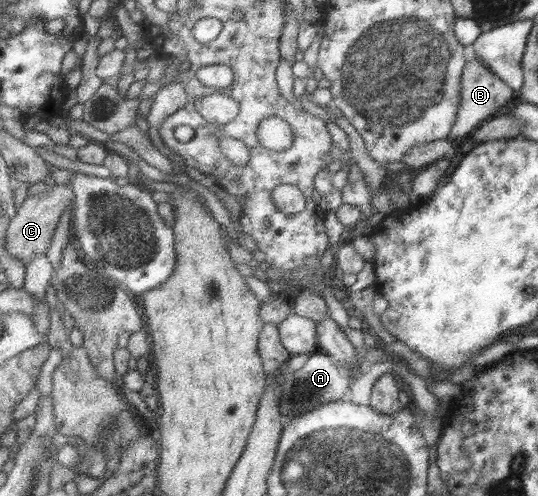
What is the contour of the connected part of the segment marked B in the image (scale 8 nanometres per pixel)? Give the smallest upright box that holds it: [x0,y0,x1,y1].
[447,56,514,139]

